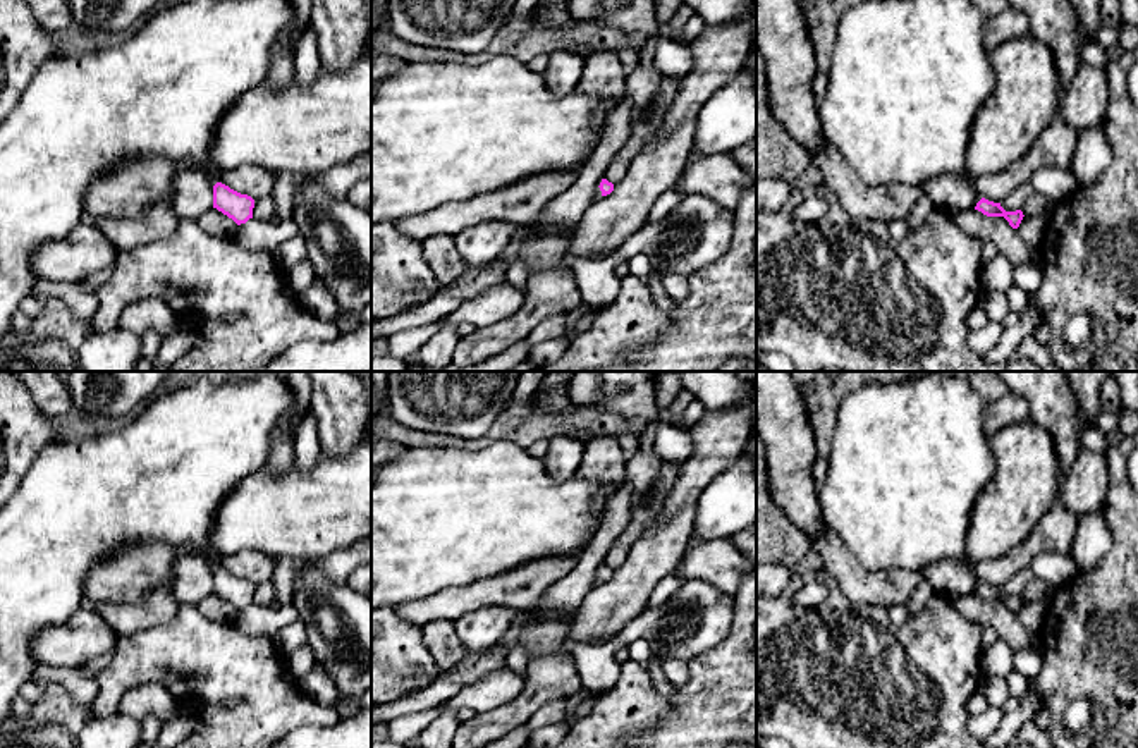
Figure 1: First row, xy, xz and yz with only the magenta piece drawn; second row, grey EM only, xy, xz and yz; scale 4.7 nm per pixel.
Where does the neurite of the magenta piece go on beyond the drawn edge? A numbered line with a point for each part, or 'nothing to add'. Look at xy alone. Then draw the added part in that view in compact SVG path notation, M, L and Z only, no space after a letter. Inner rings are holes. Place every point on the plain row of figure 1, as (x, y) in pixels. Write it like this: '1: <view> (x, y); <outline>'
nothing to add

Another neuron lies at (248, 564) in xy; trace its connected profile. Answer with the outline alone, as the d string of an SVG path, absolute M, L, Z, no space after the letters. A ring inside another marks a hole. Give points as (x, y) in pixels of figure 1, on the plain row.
M239 550L230 555L222 555L218 567L258 585L272 579L275 559L258 550Z

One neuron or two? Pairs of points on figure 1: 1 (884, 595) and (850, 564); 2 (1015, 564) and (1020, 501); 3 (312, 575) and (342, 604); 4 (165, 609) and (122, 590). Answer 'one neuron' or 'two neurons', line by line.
1: one neuron
2: two neurons
3: one neuron
4: two neurons

